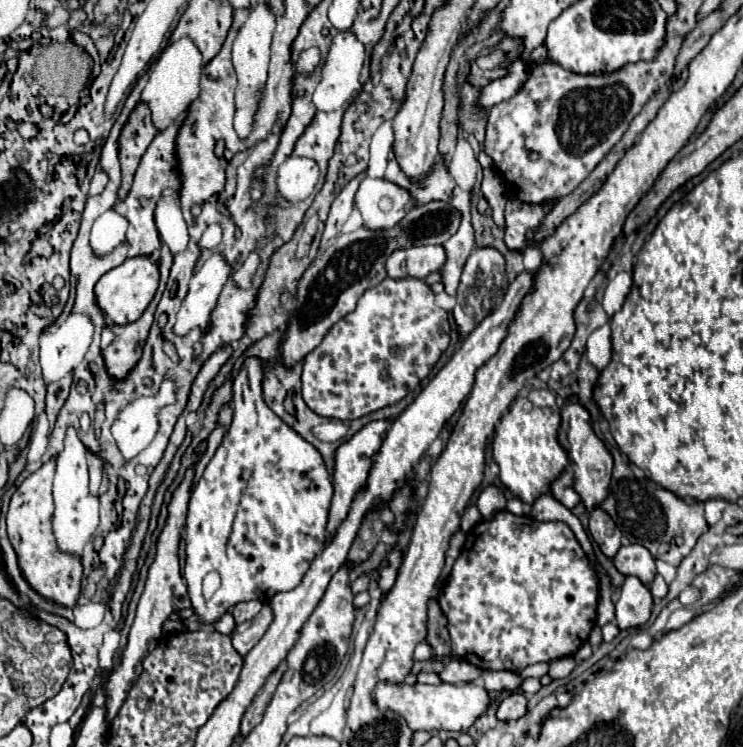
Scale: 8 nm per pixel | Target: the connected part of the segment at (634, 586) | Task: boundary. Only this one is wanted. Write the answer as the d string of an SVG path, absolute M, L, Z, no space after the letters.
M627 576L615 606L617 606L615 622L621 630L643 626L649 620L653 608L653 596L649 586L643 584L637 576Z

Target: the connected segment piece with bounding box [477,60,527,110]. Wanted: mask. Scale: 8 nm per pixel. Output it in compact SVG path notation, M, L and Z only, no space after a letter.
M517 60L517 62L509 64L507 66L507 74L503 78L495 78L487 86L481 88L481 94L479 94L477 104L483 110L491 110L495 104L513 98L519 92L521 84L525 82L525 76L527 76L525 62Z

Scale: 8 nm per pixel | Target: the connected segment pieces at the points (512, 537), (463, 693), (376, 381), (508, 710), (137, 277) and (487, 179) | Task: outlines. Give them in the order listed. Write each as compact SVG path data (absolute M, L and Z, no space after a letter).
M499 512L495 518L477 524L469 534L467 534L467 542L463 546L463 554L457 558L451 578L449 582L441 588L439 594L439 604L443 608L443 612L449 618L449 634L451 634L451 648L453 648L453 656L467 660L475 666L479 666L481 670L511 670L517 672L529 664L537 664L537 662L551 662L551 660L559 660L559 658L567 658L571 656L587 638L591 628L595 626L595 614L597 614L597 600L599 600L599 584L597 584L597 572L591 568L587 554L583 552L583 548L579 546L575 534L571 532L571 528L563 522L539 522L535 518L529 516L515 516L511 512Z
M379 682L373 690L373 700L379 708L391 710L405 718L407 726L411 730L467 730L489 706L487 690L481 686L475 686L473 682L465 684L393 684L393 682Z
M389 280L369 288L357 308L343 316L323 338L323 342L303 360L303 400L325 418L355 420L379 408L391 406L415 390L433 370L441 352L449 346L447 312L435 304L435 294L423 280Z
M513 692L505 696L499 704L497 718L499 720L517 720L527 712L527 698L523 692Z
M135 256L103 274L95 284L95 300L111 324L131 324L141 318L155 296L159 284L159 268L147 256Z
M491 168L483 170L483 182L481 182L481 190L483 196L487 198L489 206L493 208L493 220L497 226L505 226L505 184L503 180L497 176L497 172L493 172Z

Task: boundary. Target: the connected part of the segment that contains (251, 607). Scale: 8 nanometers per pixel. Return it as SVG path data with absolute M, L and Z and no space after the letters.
M249 600L249 602L239 602L235 608L233 608L233 618L237 624L245 622L245 620L251 620L253 616L257 616L257 612L263 608L263 602L259 600Z

